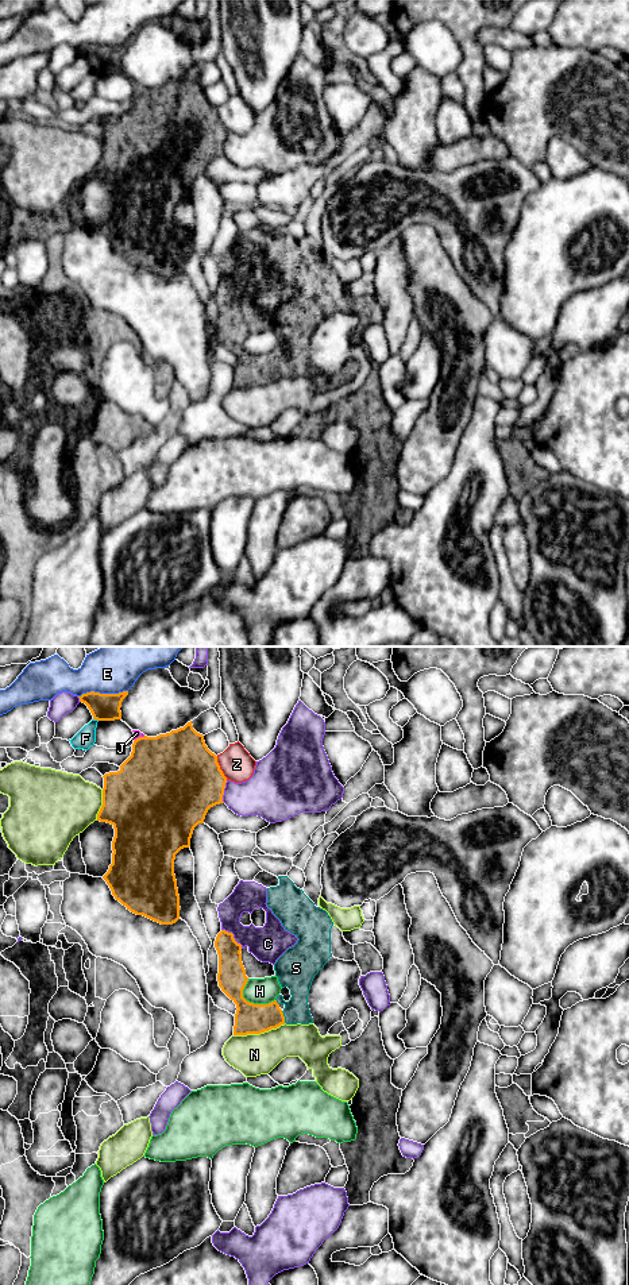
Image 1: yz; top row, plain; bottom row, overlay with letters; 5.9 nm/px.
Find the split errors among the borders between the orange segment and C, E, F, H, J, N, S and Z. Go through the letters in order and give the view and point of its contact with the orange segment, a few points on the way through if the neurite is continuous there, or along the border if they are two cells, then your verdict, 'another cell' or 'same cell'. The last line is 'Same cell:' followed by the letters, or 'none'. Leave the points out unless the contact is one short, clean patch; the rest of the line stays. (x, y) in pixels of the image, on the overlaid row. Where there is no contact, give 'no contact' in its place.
C: contact yz (232, 936); another cell
E: contact yz (103, 694); border yz (127, 690), (118, 693), (87, 691), (78, 697); another cell
F: contact yz (96, 718); border yz (93, 718), (97, 721); another cell
H: contact yz (249, 1002); border yz (247, 979), (243, 987), (243, 996), (247, 1000), (274, 1000); another cell
J: contact yz (139, 737); same cell
N: contact yz (259, 1033); another cell
S: contact yz (284, 1017); way yz (250, 1018), (284, 1017), (297, 1003), (297, 977); same cell
Z: contact yz (219, 768); another cell
Same cell: J, S

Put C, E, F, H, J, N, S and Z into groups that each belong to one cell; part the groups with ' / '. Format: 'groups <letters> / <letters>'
groups C / E / F / H / J S / N / Z

